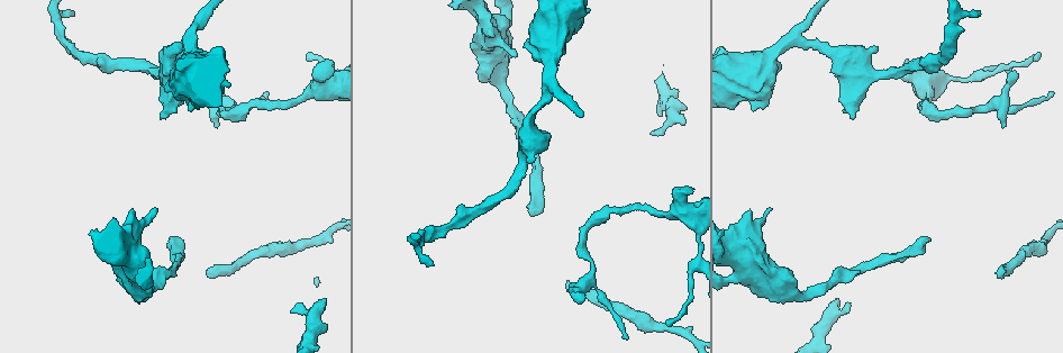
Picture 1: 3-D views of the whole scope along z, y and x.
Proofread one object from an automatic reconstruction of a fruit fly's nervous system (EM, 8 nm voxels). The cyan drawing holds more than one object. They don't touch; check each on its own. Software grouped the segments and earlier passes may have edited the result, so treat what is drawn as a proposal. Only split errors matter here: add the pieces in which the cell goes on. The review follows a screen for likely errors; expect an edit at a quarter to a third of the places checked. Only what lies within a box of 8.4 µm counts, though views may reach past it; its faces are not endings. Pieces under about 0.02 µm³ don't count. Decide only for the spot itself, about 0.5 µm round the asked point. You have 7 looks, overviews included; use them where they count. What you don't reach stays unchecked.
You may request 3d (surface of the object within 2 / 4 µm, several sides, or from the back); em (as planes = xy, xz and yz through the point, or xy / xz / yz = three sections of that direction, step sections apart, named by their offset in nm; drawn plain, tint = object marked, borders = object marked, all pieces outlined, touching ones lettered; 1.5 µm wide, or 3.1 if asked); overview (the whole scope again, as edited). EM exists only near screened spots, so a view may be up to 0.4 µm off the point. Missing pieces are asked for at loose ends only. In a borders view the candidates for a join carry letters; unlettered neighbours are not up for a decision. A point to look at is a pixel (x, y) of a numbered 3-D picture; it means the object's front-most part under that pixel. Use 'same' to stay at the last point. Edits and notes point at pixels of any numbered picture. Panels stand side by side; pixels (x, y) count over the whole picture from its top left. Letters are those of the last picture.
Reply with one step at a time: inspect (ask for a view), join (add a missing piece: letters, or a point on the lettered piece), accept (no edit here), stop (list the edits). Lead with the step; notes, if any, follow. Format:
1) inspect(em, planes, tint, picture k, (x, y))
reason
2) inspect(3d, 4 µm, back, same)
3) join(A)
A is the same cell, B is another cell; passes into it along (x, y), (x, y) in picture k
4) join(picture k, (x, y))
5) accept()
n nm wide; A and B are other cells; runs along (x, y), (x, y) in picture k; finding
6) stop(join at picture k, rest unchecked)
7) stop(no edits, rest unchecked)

inspect(em, planes, tint, picture 1, (170, 239))
free end

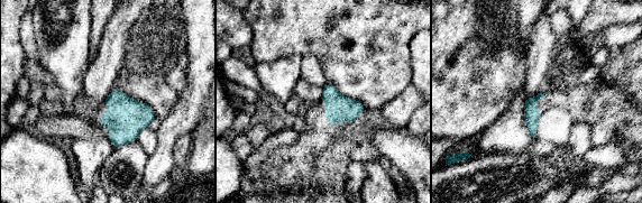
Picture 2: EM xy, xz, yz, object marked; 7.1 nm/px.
inspect(em, planes, borders, same)

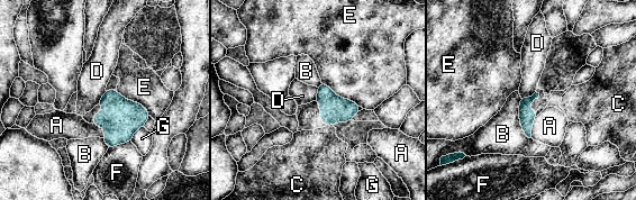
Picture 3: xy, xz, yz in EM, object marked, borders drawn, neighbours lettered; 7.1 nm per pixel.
join(C)
C is the same cell, A, B, D, E, F and G are other cells; passes into it along (334, 109), (329, 125), (317, 156) in picture 3; it goes on there

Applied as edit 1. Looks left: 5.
inspect(em, planes, tint, picture 1, (998, 275))
an open end

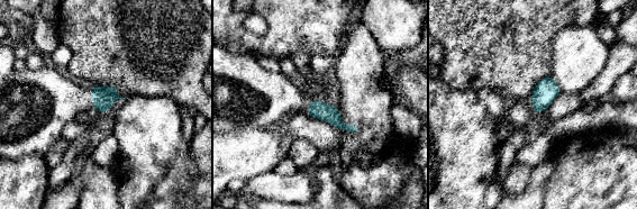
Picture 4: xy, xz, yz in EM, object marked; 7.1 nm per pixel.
inspect(em, planes, borders, same)
what lies round it

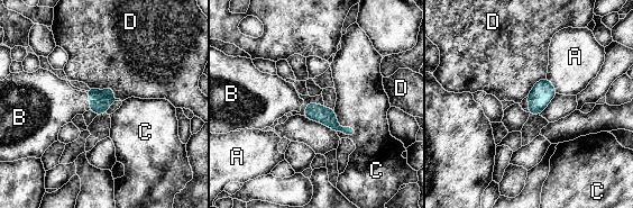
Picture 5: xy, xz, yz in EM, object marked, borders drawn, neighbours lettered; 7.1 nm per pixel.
join(B)
B is the same cell, A, C and D are other cells; passes into it along (100, 100), (88, 96), (54, 104) in picture 5; the cell continues

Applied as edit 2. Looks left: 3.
inspect(em, yz, step 8, tint, picture 1, (581, 302))
branch stops here

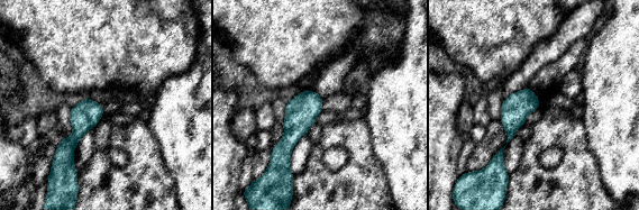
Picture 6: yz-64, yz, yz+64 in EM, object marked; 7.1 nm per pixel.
inspect(em, planes, tint, same)
another direction

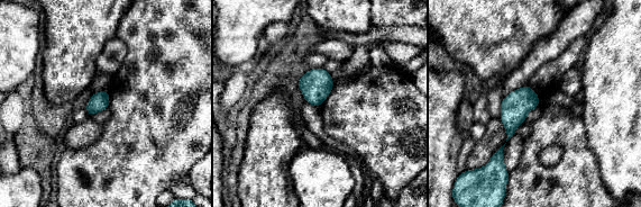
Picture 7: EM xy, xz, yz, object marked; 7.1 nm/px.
inspect(em, planes, borders, same)
what lies round it

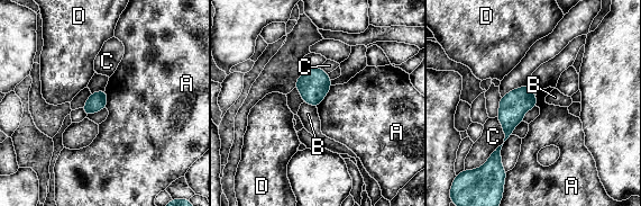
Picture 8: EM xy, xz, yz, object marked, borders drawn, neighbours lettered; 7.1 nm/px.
accept()
A, B, C and D are other cells; border along (331, 86), (317, 107) in picture 8; no lettered piece goes on from it

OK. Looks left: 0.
stop(join at picture 3, join at picture 5, rest unchecked)

